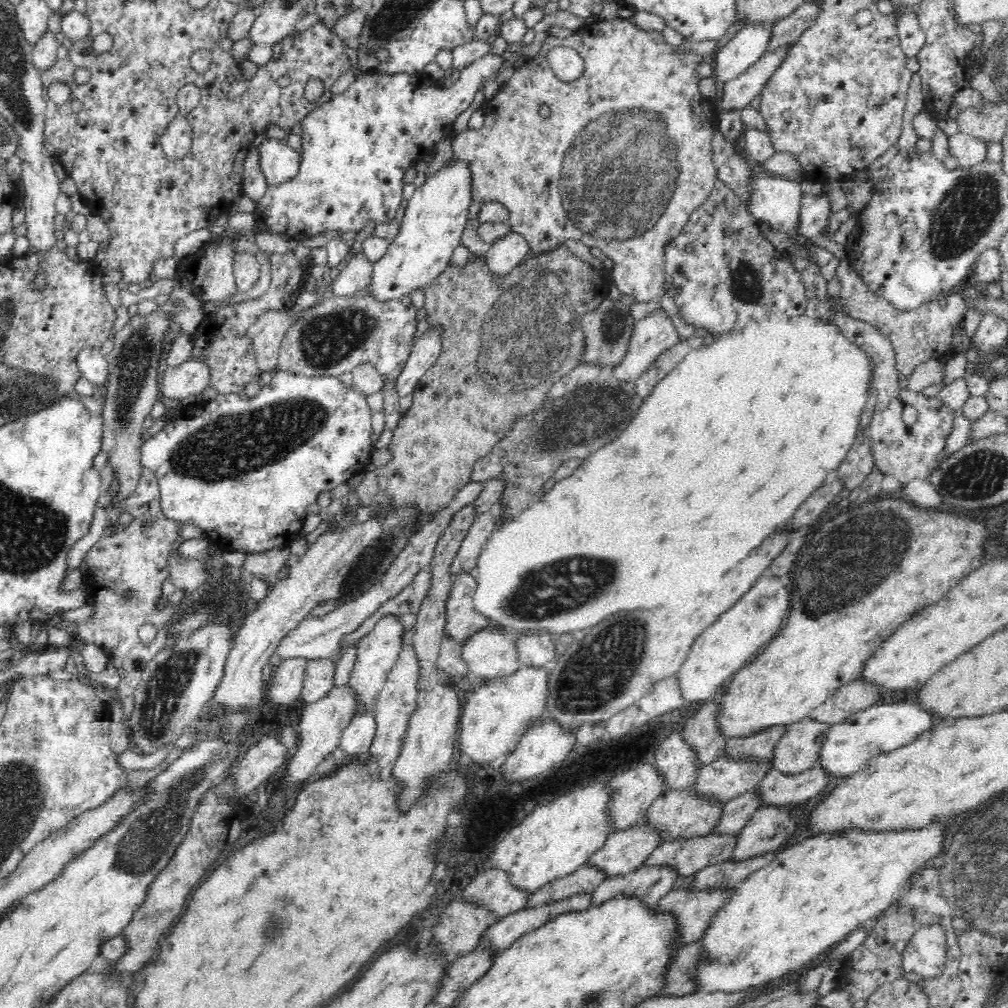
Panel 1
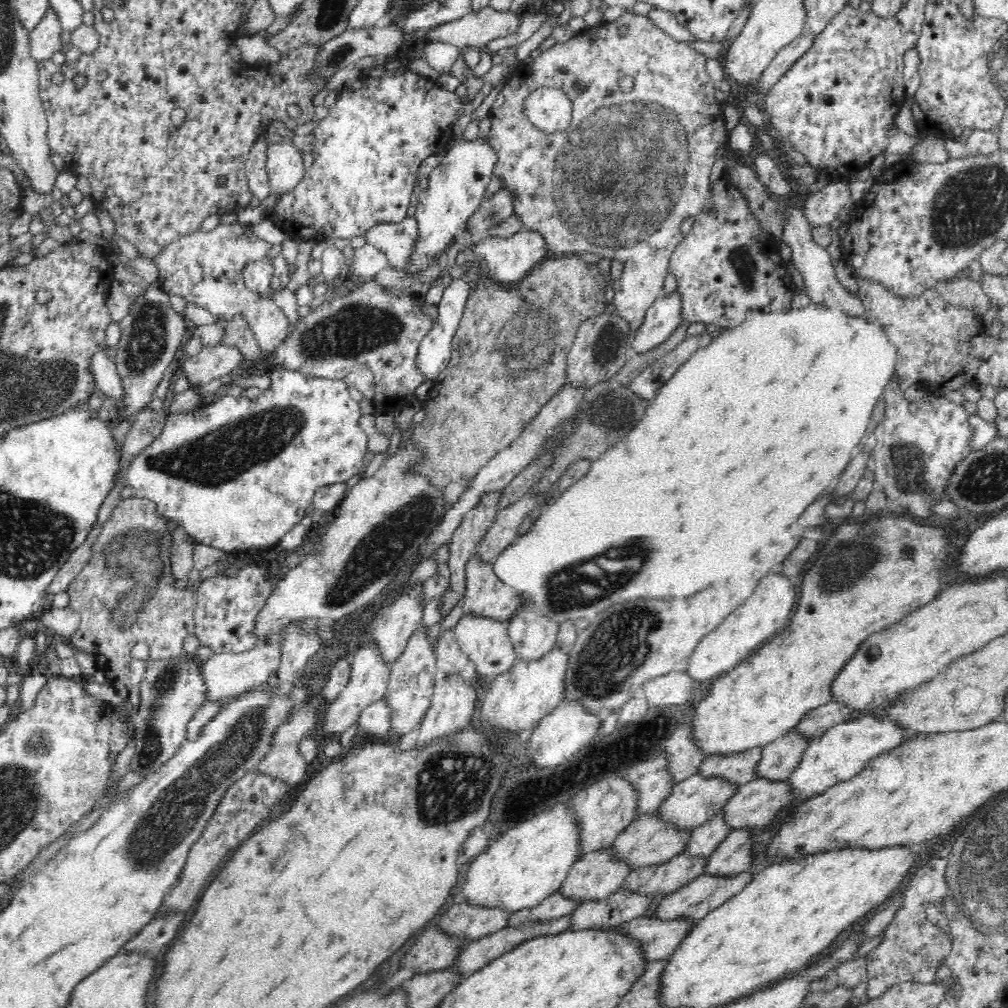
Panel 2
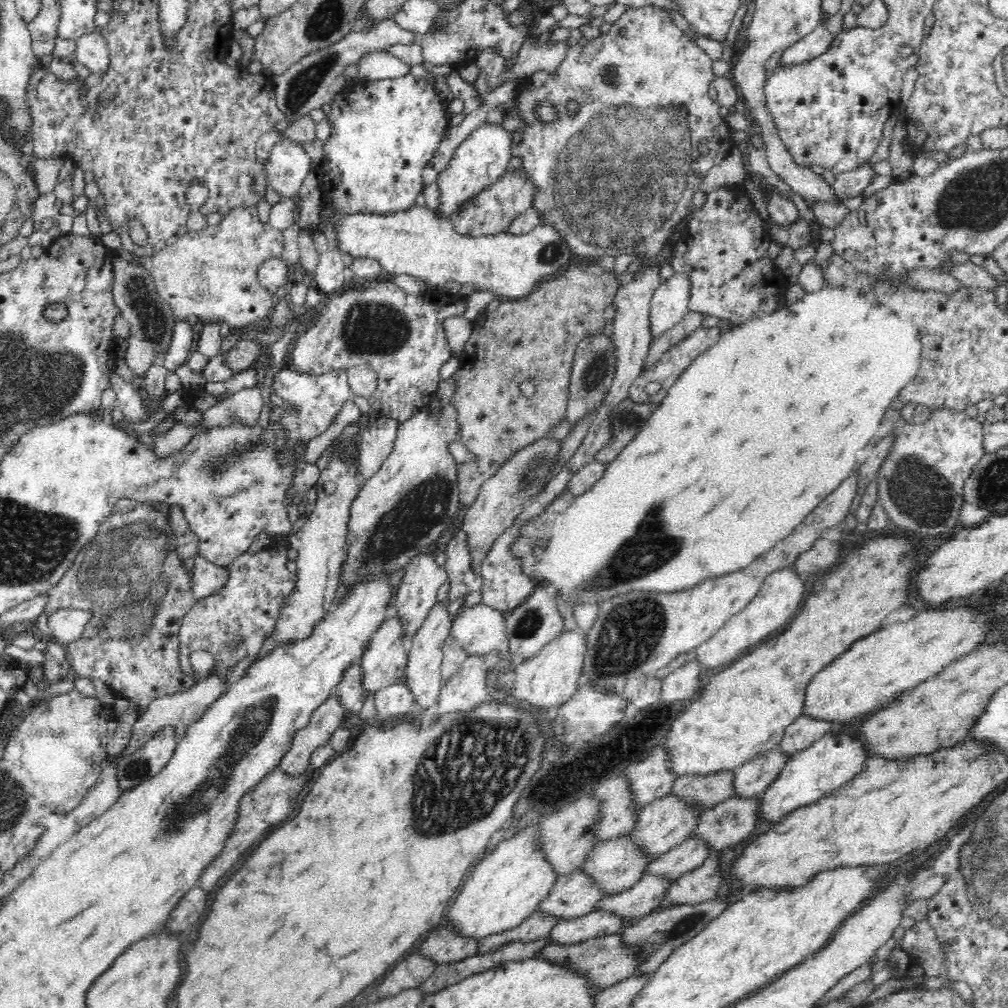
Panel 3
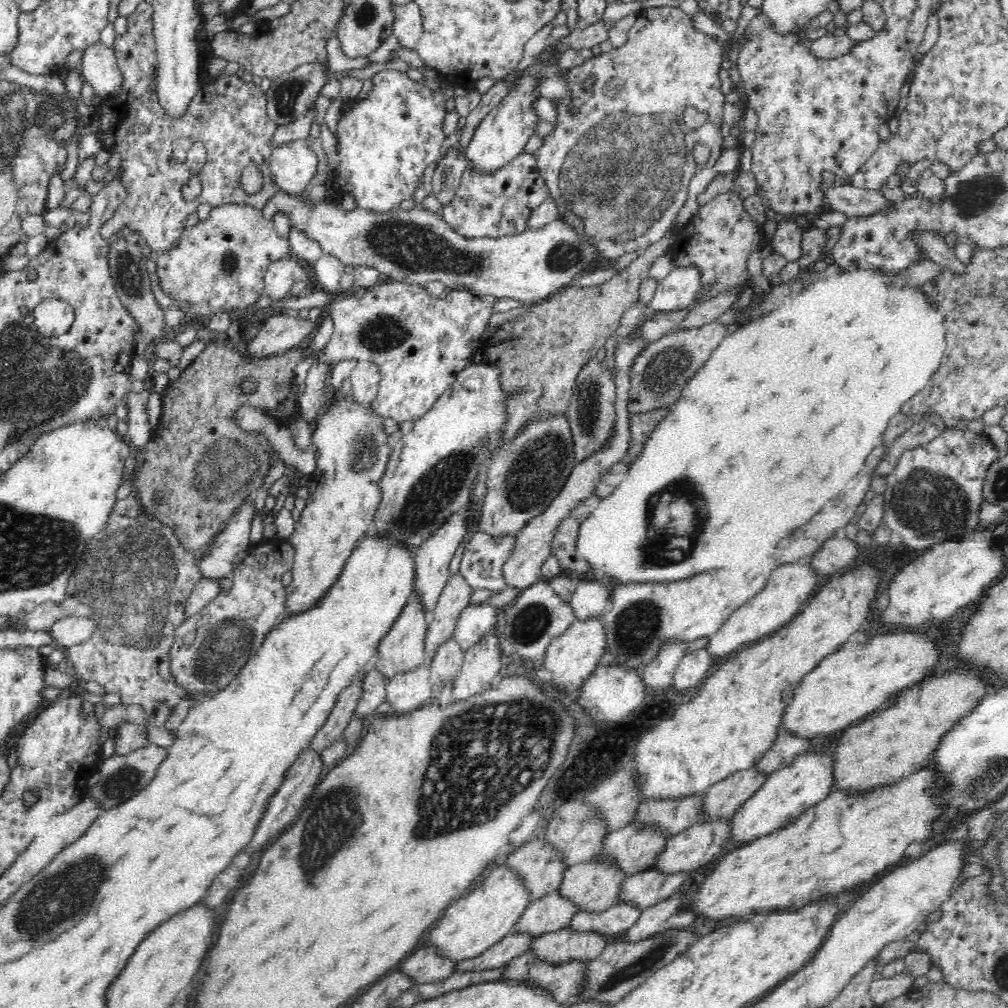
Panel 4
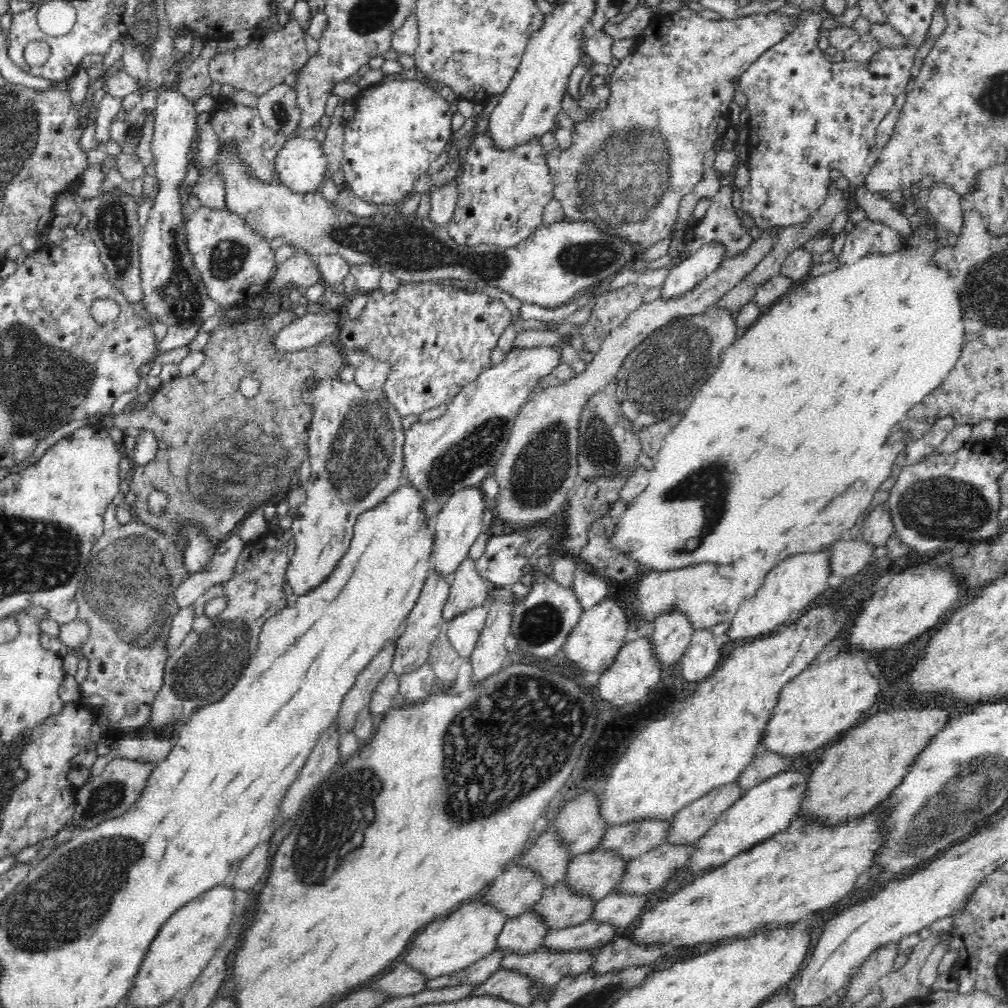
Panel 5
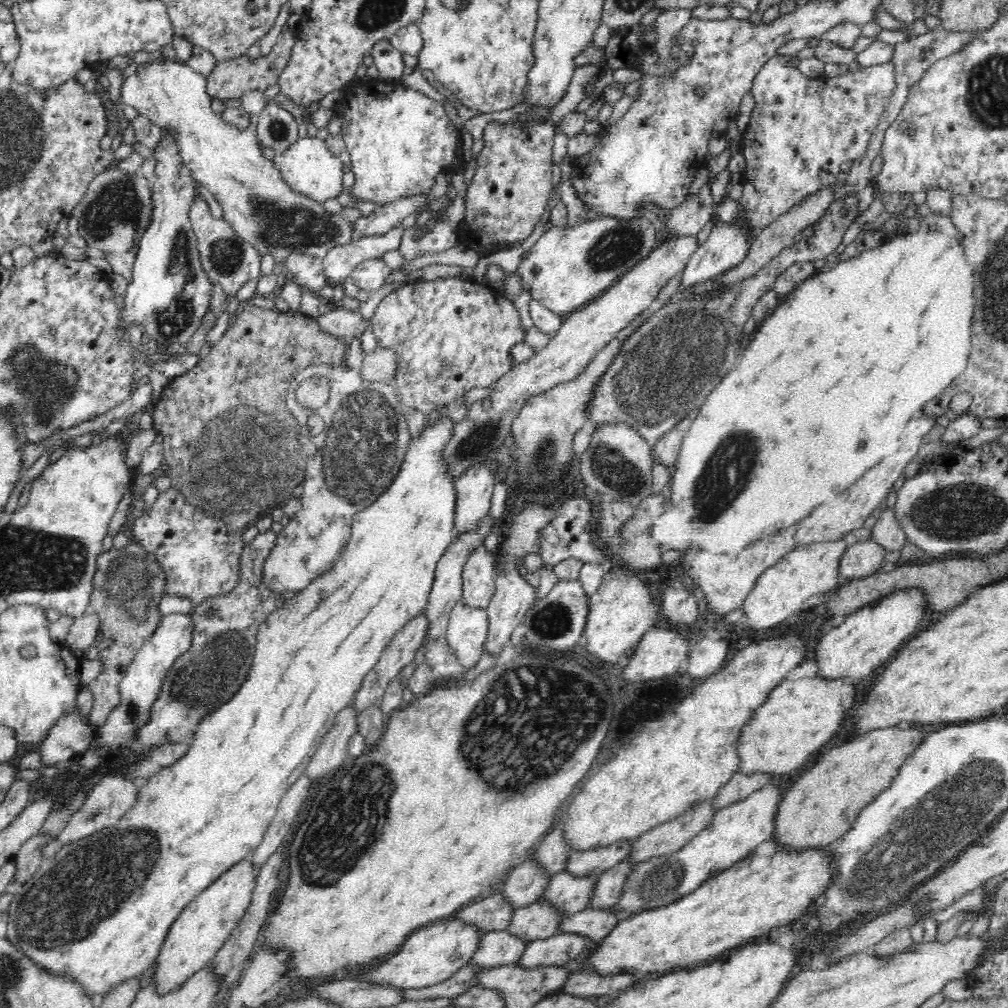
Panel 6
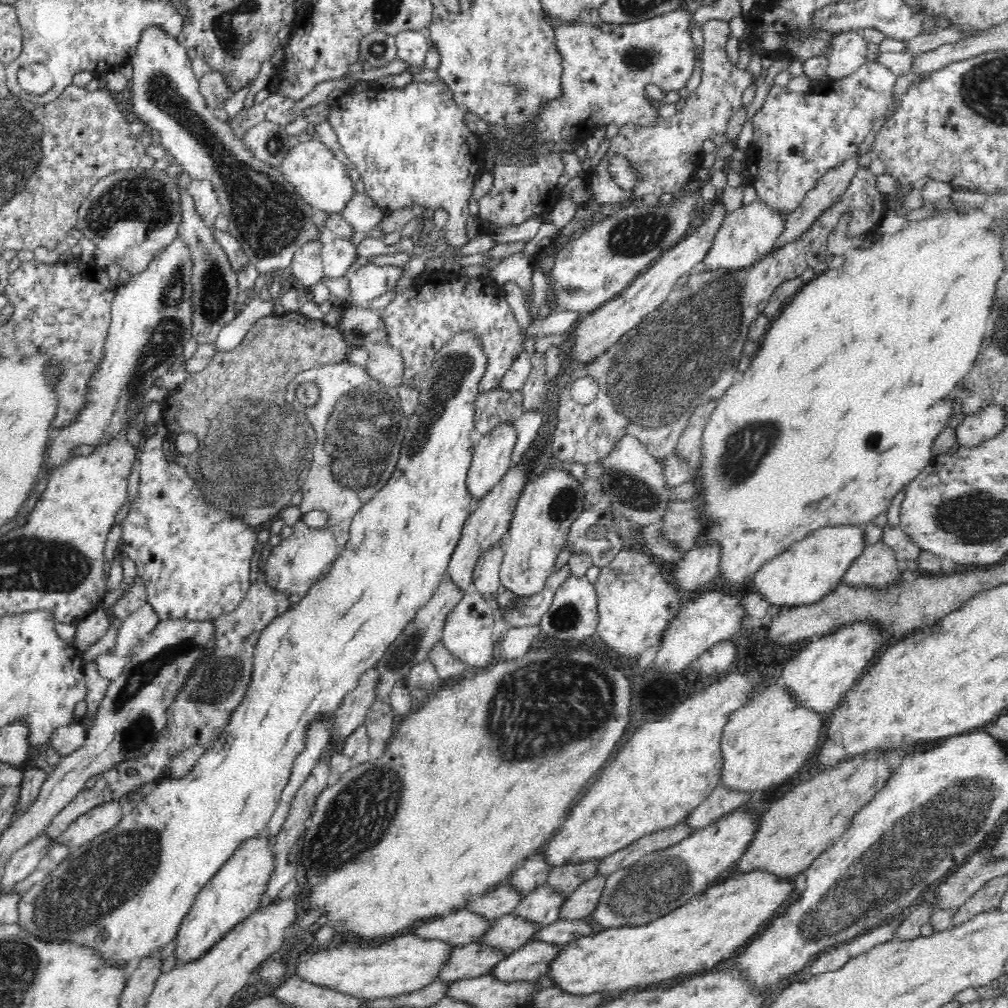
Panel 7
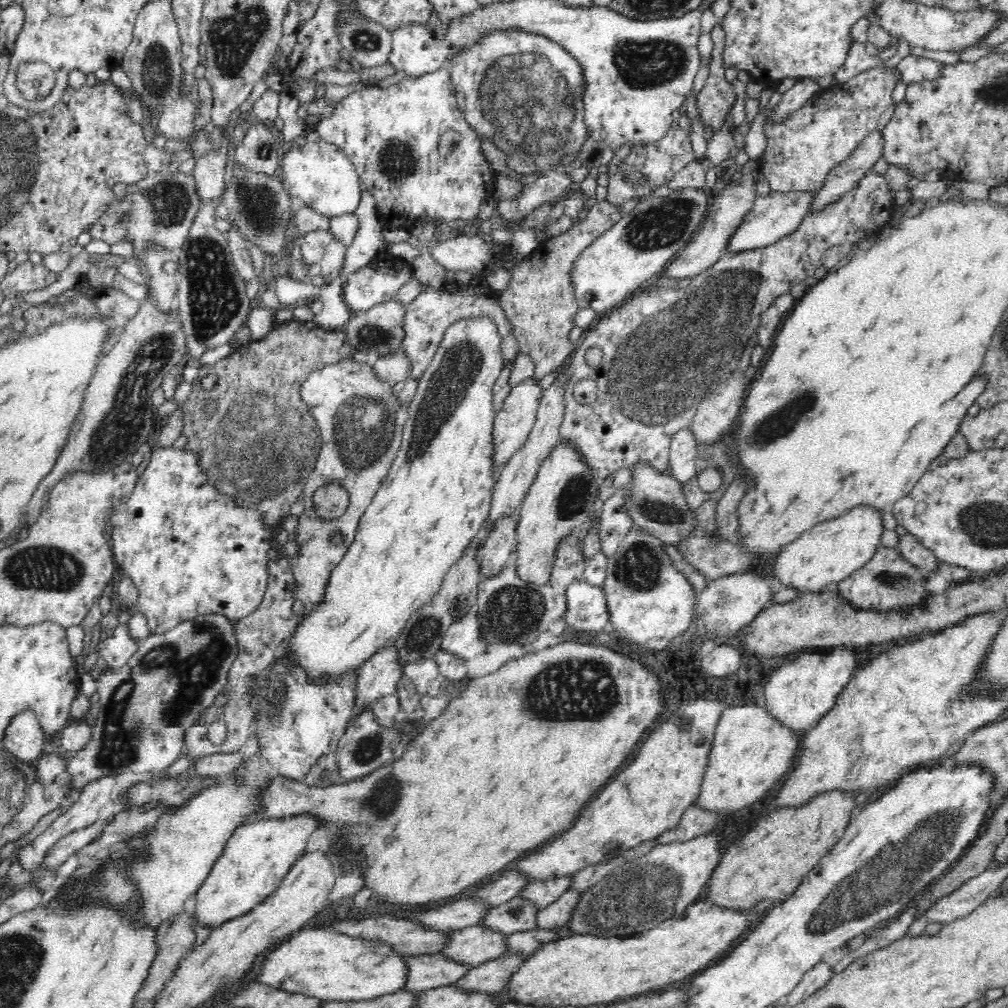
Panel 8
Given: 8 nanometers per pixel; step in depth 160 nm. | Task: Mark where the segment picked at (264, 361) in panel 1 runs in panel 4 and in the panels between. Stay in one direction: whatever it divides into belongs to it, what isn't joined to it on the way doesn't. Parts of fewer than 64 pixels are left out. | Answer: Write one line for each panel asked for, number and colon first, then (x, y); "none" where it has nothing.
2: (204, 268)
3: (210, 275)
4: (219, 264)

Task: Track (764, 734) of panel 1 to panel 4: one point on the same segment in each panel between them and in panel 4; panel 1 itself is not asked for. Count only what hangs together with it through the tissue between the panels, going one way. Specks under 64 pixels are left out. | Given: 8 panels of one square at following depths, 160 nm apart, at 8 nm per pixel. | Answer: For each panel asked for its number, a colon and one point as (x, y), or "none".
2: (740, 767)
3: (708, 789)
4: (674, 814)

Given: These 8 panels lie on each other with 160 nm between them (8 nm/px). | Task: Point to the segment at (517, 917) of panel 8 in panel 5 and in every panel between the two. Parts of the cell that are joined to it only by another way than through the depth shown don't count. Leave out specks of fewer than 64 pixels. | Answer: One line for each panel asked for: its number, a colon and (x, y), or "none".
5: (598, 872)
6: (572, 893)
7: (543, 905)

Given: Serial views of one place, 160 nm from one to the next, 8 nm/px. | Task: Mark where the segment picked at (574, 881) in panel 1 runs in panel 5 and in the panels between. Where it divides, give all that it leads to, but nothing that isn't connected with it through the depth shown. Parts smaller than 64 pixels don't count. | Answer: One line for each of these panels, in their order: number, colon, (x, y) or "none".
2: (557, 904)
3: (539, 924)
4: (511, 946)
5: (477, 972)

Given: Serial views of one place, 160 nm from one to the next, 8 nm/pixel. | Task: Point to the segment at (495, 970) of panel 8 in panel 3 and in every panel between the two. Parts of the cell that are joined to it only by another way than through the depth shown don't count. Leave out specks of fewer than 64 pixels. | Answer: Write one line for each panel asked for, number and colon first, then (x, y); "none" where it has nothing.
3: (648, 892)
4: (619, 918)
5: (590, 935)
6: (565, 947)
7: (535, 959)

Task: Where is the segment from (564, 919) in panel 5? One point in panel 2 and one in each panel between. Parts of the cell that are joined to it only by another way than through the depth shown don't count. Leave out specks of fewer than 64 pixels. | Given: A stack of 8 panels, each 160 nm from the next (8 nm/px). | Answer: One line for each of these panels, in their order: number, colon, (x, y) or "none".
2: (650, 839)
3: (617, 863)
4: (595, 885)

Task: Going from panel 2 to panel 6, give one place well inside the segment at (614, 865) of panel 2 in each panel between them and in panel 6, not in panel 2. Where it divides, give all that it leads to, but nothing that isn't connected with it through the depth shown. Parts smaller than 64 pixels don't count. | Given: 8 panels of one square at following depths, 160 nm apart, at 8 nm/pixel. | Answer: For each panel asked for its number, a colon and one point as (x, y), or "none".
3: (575, 894)
4: (552, 912)
5: (526, 932)
6: (500, 948)

